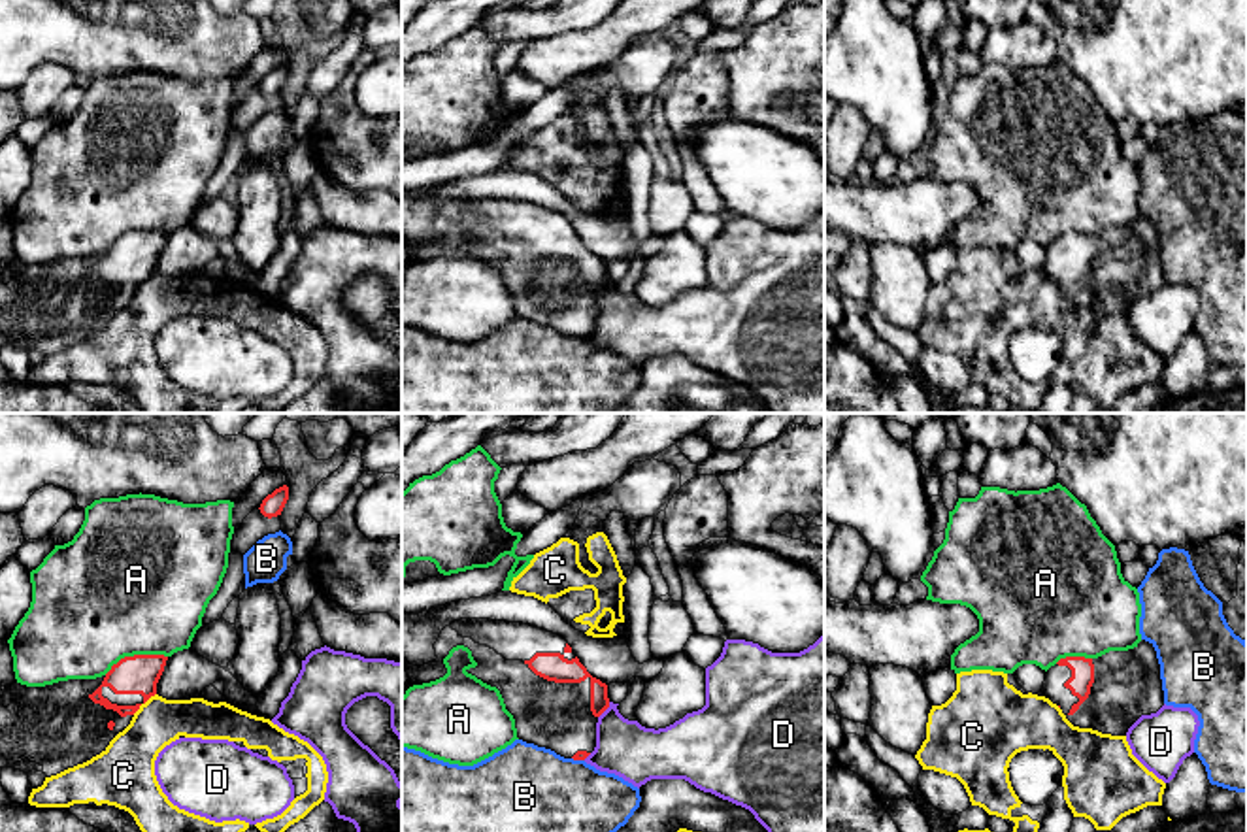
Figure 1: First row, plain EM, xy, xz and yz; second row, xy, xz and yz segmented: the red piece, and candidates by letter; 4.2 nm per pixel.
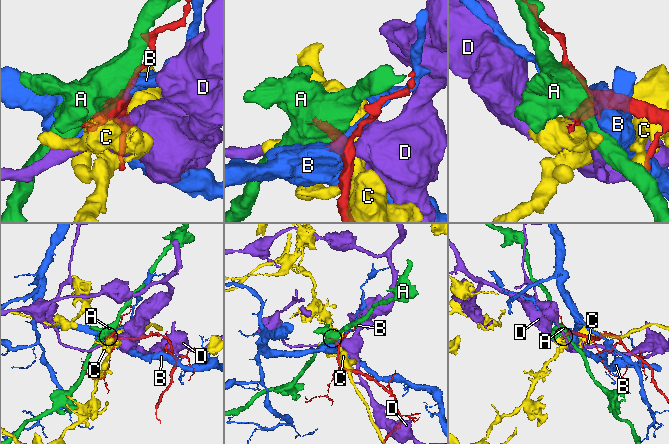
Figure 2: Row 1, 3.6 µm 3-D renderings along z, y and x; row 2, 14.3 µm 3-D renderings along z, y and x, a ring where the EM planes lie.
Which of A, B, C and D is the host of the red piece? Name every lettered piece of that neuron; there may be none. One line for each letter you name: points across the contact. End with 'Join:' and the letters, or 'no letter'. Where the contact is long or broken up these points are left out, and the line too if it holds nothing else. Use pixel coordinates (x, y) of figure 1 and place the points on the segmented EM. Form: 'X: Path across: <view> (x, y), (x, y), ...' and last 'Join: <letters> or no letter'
Join: no letter

